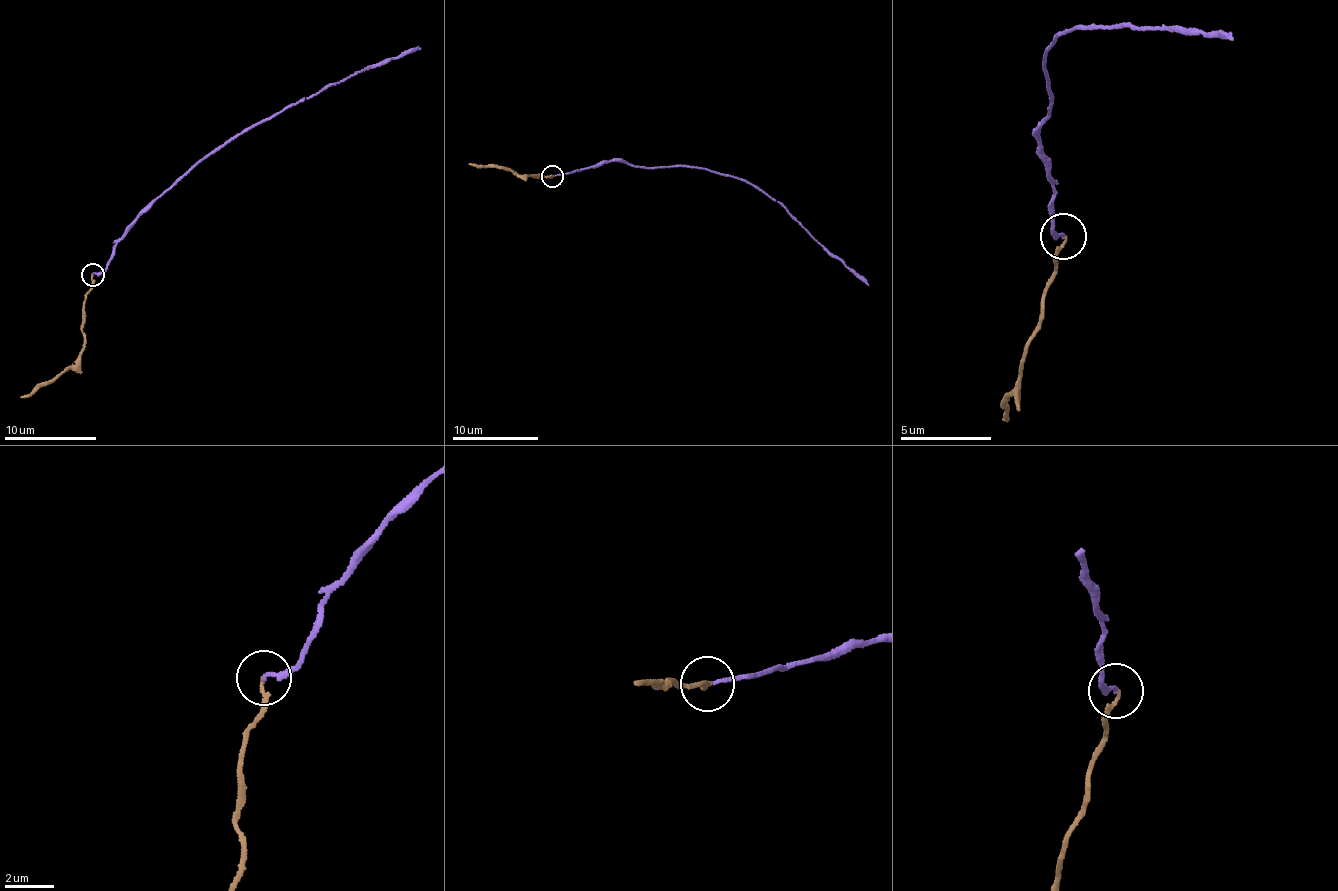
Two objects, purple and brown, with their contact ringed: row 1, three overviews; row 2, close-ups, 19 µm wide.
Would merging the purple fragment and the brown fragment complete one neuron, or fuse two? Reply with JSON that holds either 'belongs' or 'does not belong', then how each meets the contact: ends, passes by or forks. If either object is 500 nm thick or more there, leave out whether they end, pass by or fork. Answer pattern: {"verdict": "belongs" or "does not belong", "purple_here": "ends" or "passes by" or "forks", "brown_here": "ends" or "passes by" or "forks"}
{"verdict": "belongs", "purple_here": "ends", "brown_here": "ends"}

